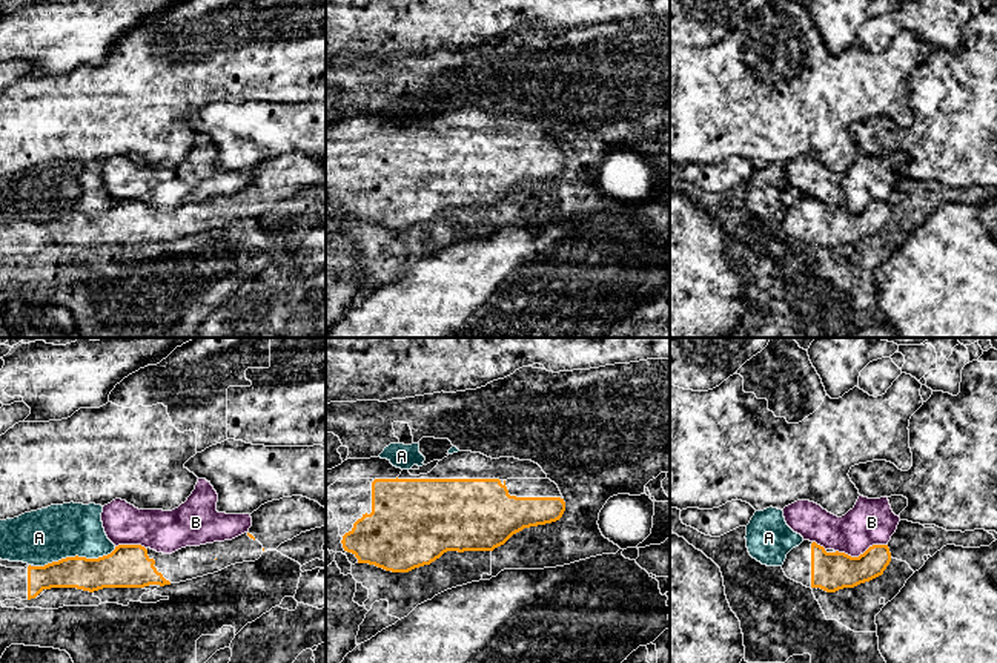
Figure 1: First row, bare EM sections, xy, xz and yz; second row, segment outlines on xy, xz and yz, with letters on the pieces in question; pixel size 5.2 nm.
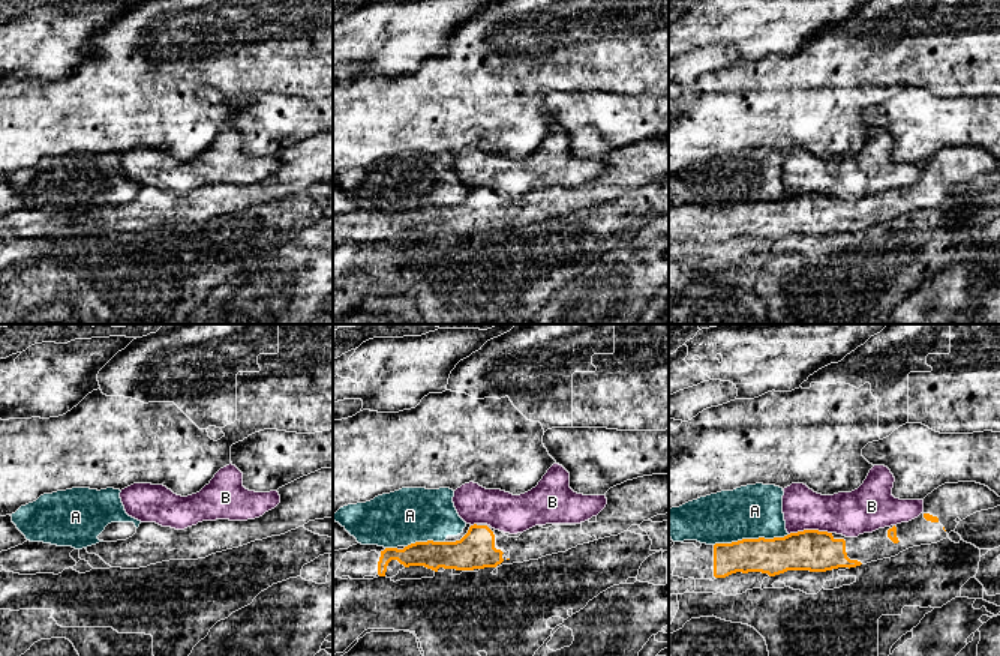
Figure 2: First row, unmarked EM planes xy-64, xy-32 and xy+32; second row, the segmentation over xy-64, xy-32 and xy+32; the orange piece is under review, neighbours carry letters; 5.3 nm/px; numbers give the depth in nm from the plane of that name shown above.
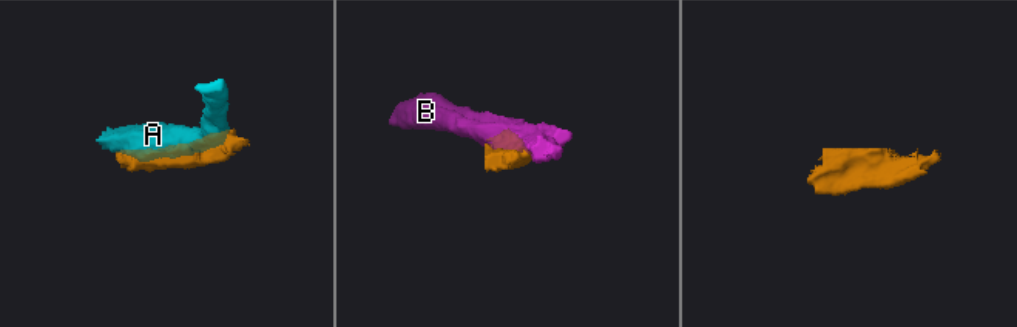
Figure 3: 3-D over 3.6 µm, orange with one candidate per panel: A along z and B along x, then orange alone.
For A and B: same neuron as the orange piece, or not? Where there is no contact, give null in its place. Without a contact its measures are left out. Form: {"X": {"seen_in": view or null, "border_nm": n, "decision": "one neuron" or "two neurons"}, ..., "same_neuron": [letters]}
{"A": {"seen_in": "xy", "border_nm": 440, "decision": "two neurons"}, "B": {"seen_in": "yz", "border_nm": 280, "decision": "two neurons"}, "same_neuron": []}

